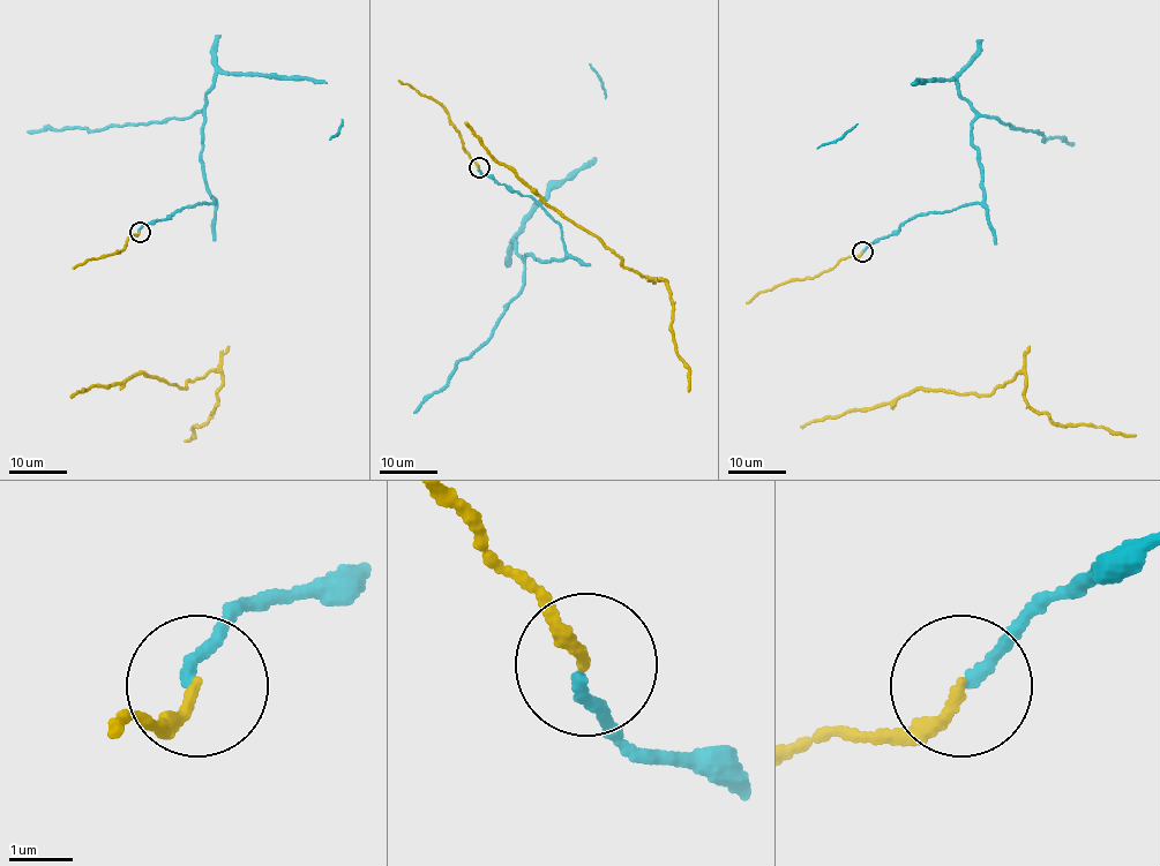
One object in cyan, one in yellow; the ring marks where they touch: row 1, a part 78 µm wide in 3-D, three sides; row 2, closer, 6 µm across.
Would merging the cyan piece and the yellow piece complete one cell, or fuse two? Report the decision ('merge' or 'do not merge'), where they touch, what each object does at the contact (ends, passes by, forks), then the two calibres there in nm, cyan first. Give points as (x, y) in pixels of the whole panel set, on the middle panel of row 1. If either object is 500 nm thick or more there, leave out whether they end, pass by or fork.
merge; at (479, 167); cyan ends there; yellow ends there; 180 nm thick on the cyan side, 170 nm on the other

